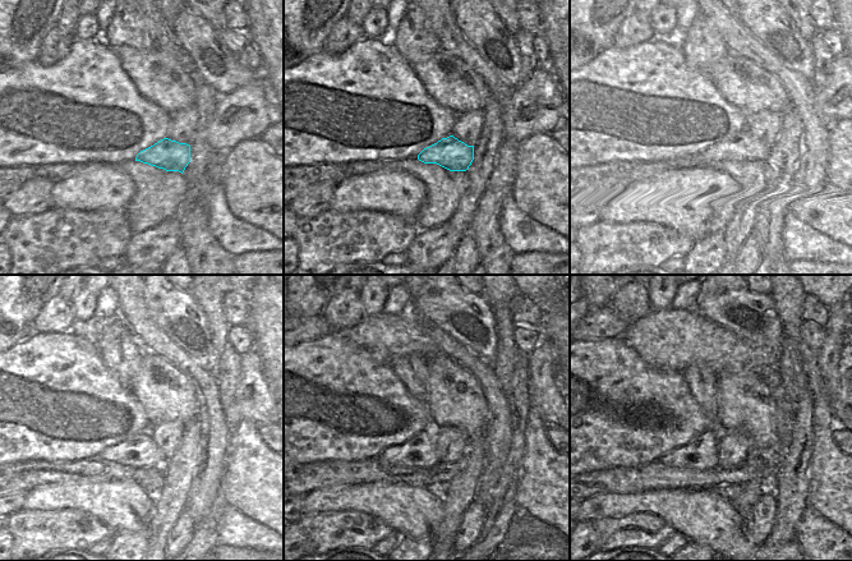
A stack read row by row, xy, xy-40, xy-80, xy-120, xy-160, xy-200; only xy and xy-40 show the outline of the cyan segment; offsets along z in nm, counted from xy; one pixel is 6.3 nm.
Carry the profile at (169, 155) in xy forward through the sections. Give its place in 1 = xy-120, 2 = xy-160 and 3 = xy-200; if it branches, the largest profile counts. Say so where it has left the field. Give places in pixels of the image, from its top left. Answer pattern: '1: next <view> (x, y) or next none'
1: next xy-120 (138, 451)
2: next xy-160 (419, 451)
3: next xy-200 (700, 454)

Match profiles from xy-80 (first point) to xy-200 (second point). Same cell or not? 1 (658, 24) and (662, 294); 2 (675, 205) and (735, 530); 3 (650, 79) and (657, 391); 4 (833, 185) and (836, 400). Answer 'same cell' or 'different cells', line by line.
1: same cell
2: same cell
3: same cell
4: different cells

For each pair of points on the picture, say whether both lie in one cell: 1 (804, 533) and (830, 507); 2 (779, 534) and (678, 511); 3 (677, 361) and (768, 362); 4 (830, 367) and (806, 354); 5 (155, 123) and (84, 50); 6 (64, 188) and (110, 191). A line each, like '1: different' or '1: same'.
1: different
2: different
3: same
4: different
5: same
6: same

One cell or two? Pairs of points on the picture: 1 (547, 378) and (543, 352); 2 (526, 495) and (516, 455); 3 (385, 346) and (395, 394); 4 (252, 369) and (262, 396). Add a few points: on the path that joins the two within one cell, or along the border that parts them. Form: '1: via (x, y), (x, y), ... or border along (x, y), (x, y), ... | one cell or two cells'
1: via (543, 372), (543, 358) | one cell
2: border along (525, 437), (514, 496) | two cells
3: border along (362, 348), (378, 362), (388, 363) | two cells
4: via (252, 376), (257, 390) | one cell

